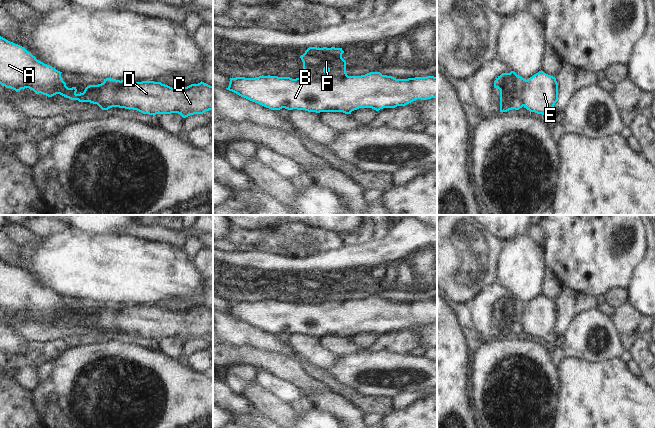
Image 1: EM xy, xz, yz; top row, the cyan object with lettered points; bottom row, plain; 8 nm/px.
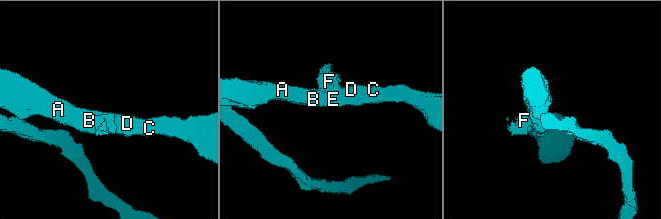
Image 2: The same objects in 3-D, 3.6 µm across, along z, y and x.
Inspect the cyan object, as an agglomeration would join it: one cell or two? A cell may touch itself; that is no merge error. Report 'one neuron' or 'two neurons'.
two neurons

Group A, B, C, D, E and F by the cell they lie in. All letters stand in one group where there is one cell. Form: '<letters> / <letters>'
A B C D E / F

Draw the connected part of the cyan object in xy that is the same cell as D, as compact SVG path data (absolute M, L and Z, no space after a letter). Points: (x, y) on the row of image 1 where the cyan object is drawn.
M0 36L0 84L11 88L16 92L29 88L36 94L43 94L52 97L60 94L71 100L79 102L90 102L97 104L102 110L112 107L137 110L143 114L155 116L156 114L178 113L183 118L194 114L203 114L206 111L213 111L213 86L204 82L191 84L184 88L172 88L161 82L142 81L130 82L121 80L117 87L111 87L103 82L100 90L94 94L77 94L76 87L68 88L61 77L60 71L50 65L36 59L24 47L6 40Z

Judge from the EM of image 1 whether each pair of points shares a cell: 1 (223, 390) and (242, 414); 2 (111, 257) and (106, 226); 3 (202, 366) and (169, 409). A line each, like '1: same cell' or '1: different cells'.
1: same cell
2: different cells
3: different cells

